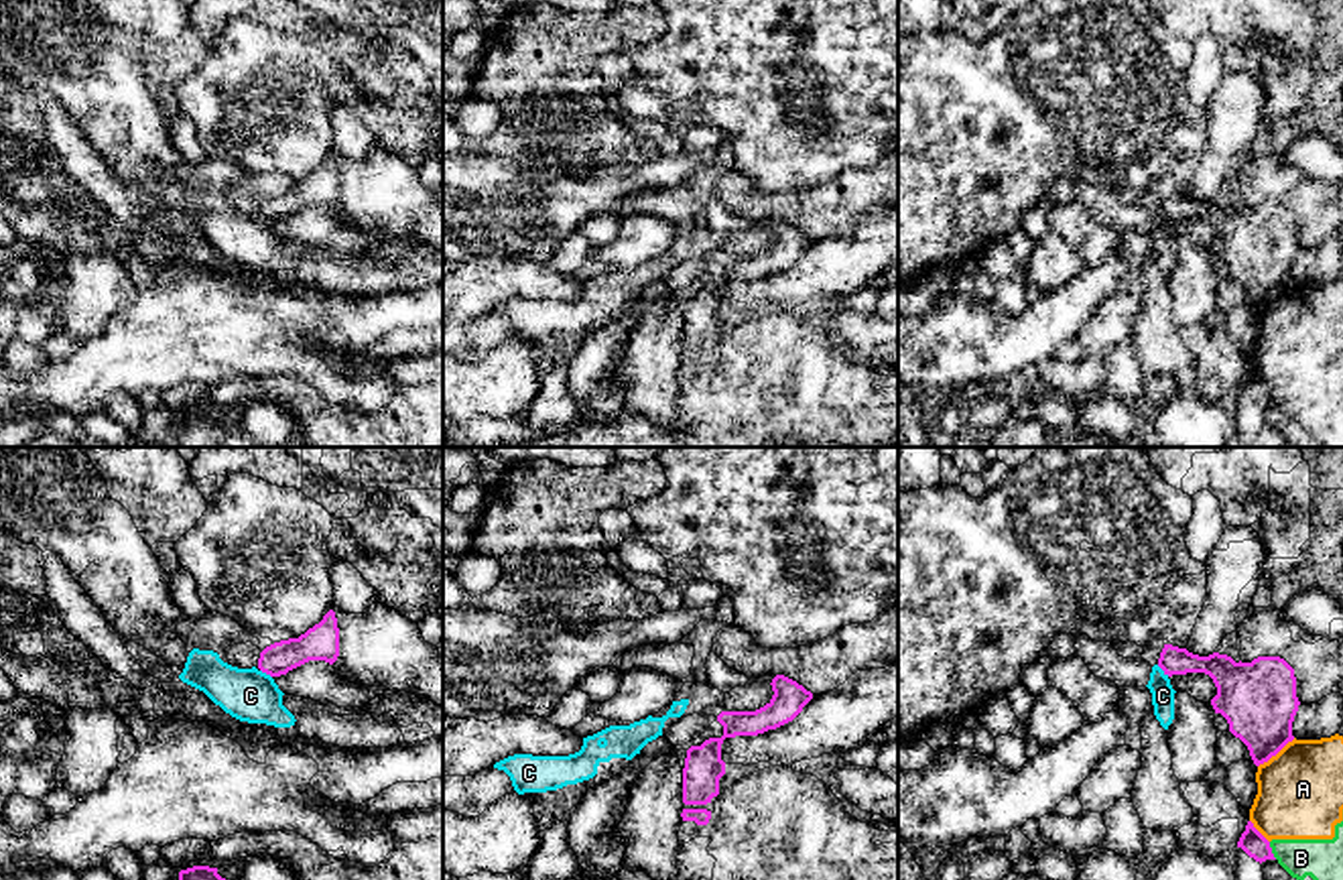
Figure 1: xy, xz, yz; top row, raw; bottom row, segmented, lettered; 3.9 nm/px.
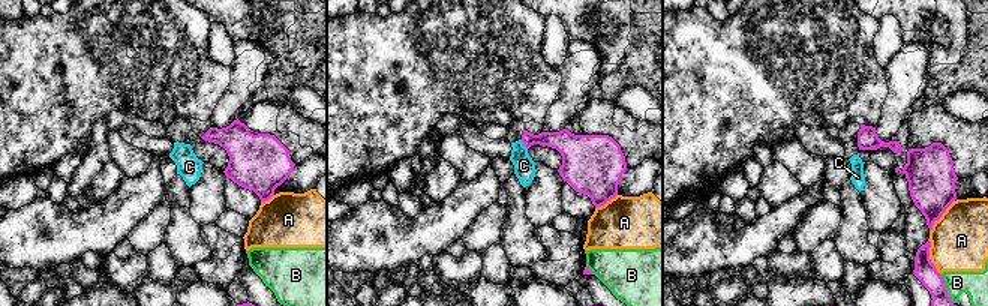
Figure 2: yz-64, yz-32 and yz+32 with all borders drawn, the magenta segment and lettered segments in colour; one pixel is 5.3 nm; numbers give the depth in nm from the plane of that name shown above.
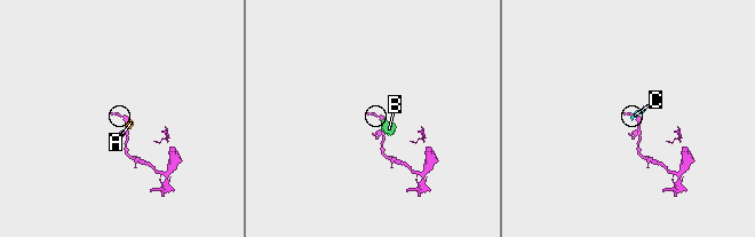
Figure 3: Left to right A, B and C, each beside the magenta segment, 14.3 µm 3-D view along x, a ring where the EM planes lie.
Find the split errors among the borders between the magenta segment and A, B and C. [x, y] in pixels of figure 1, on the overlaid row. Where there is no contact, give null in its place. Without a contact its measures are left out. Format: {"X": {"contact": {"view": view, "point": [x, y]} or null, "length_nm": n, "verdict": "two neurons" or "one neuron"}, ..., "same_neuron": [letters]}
{"A": {"contact": {"view": "yz", "point": [1276, 752]}, "length_nm": 190, "verdict": "two neurons"}, "B": {"contact": {"view": "yz", "point": [1270, 850]}, "length_nm": 80, "verdict": "two neurons"}, "C": {"contact": {"view": "yz", "point": [1163, 669]}, "length_nm": 70, "verdict": "two neurons"}, "same_neuron": []}

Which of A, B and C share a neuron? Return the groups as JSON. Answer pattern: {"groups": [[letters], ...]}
{"groups": [["A", "B"], ["C"]]}

